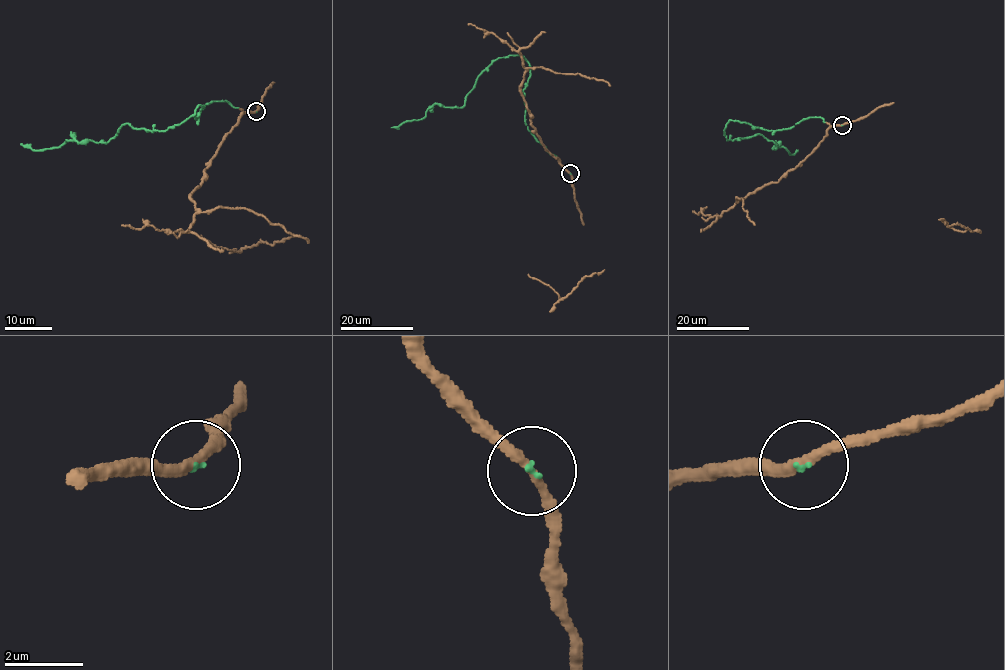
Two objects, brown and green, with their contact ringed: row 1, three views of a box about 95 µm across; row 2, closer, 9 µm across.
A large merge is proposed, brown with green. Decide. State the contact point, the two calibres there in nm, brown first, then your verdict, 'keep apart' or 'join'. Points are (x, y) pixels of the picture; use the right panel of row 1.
at (842, 125); 240 nm thick on the brown side, 70 nm on the other; join

